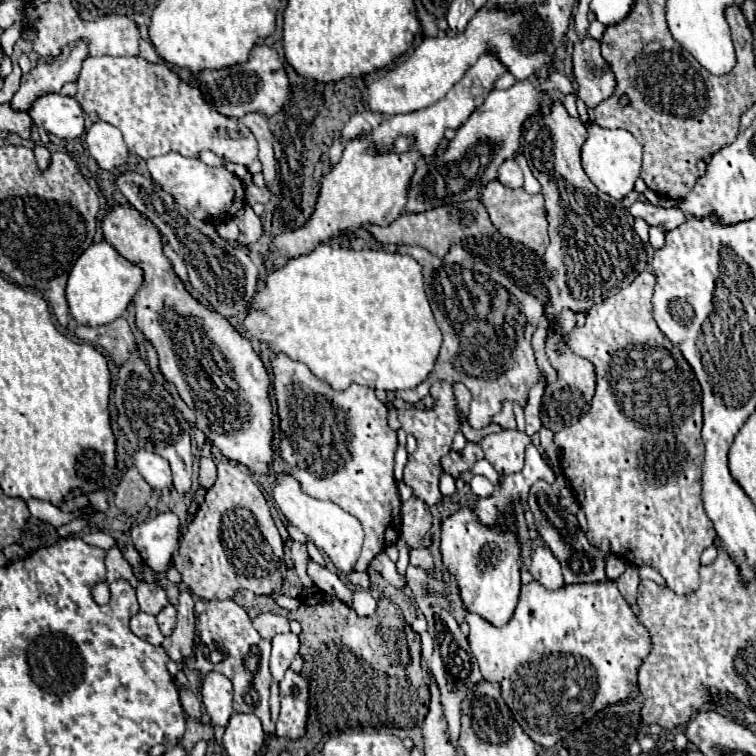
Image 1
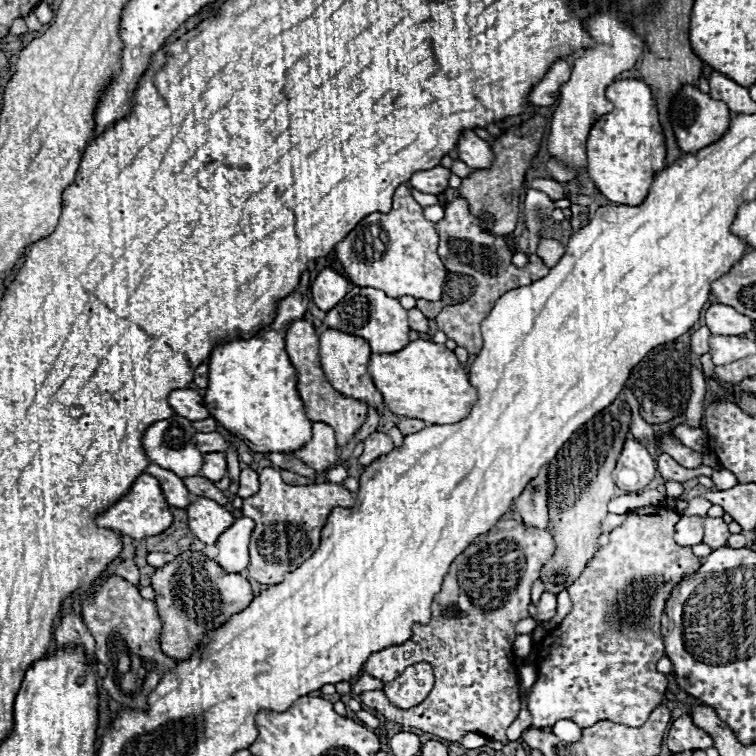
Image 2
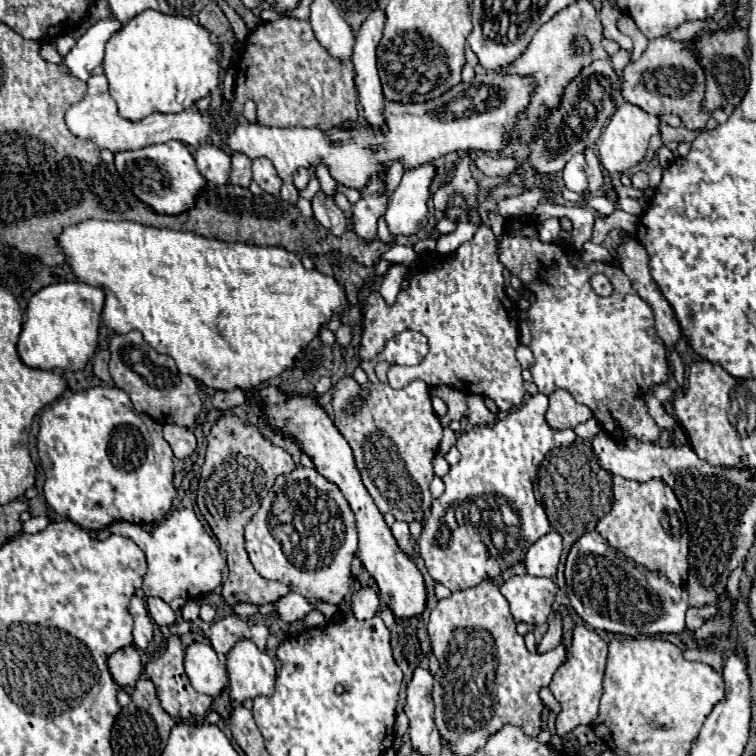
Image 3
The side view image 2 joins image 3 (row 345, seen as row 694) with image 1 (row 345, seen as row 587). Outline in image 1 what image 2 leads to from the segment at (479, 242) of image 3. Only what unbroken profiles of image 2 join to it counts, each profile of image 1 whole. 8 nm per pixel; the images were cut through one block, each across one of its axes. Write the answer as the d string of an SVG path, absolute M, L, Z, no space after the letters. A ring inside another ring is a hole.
M400 246L398 252L408 254L422 264L428 302L444 334L434 372L416 390L400 392L402 400L416 404L420 396L428 394L428 386L434 380L446 380L452 384L462 382L472 394L468 414L472 428L488 426L490 418L500 410L502 400L512 400L524 408L530 388L542 376L530 342L544 316L540 302L516 288L506 276L498 274L482 260L472 258L460 246L452 246L444 258L436 258L420 246ZM508 286L514 290L514 298L508 292ZM464 370L474 374L466 374Z

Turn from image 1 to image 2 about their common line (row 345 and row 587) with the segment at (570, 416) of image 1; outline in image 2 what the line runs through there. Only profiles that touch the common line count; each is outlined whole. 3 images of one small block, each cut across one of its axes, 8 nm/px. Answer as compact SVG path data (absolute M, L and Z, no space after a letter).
M614 400L608 408L588 420L556 454L556 476L548 478L548 532L556 544L554 554L542 568L540 580L548 592L566 590L586 568L586 564L598 552L596 538L604 520L606 506L614 496L616 484L612 480L612 468L616 456L620 456L622 444L630 430L632 410L624 400Z

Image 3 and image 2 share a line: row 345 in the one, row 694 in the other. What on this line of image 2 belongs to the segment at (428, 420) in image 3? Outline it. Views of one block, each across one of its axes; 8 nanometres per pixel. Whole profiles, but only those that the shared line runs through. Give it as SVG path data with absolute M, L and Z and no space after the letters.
M414 664L412 668L406 668L402 676L392 680L392 684L384 686L386 696L396 704L398 708L412 708L428 696L434 684L434 674L430 664Z

